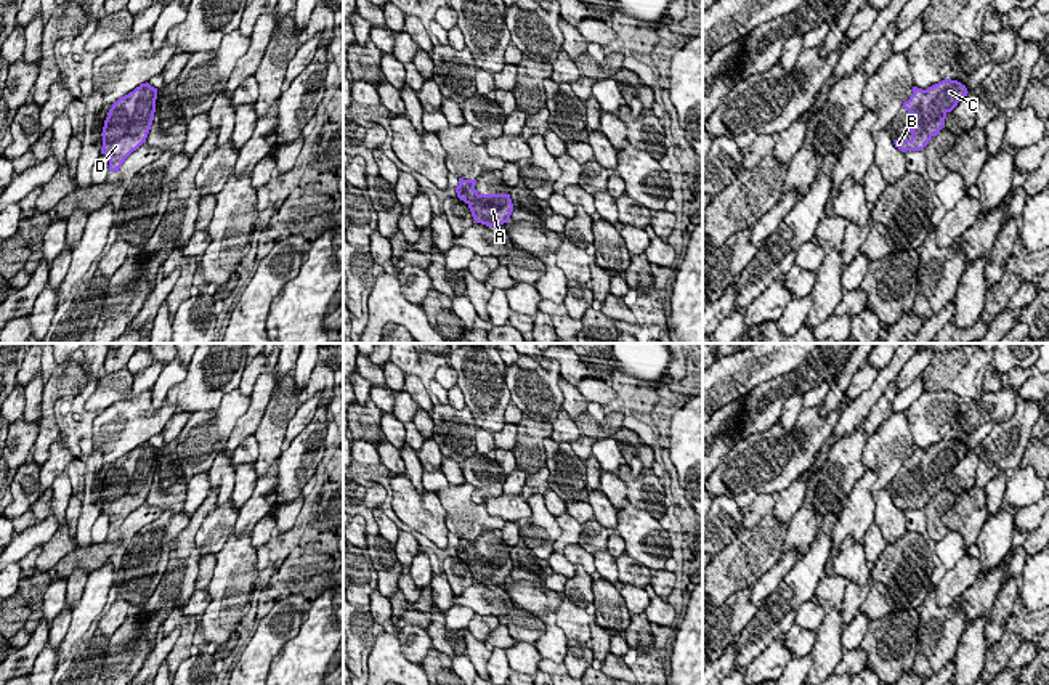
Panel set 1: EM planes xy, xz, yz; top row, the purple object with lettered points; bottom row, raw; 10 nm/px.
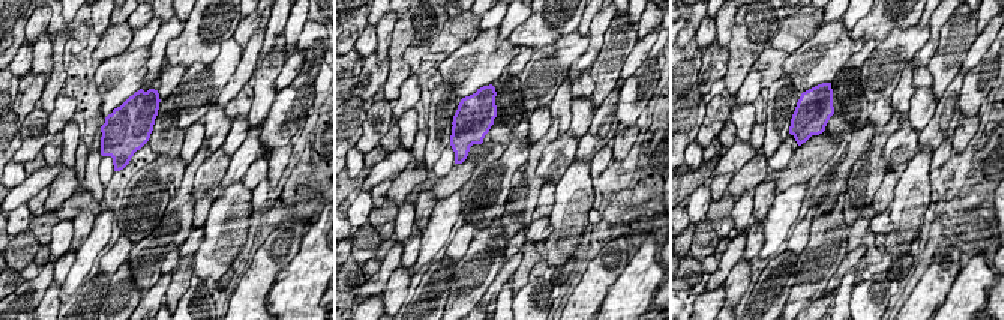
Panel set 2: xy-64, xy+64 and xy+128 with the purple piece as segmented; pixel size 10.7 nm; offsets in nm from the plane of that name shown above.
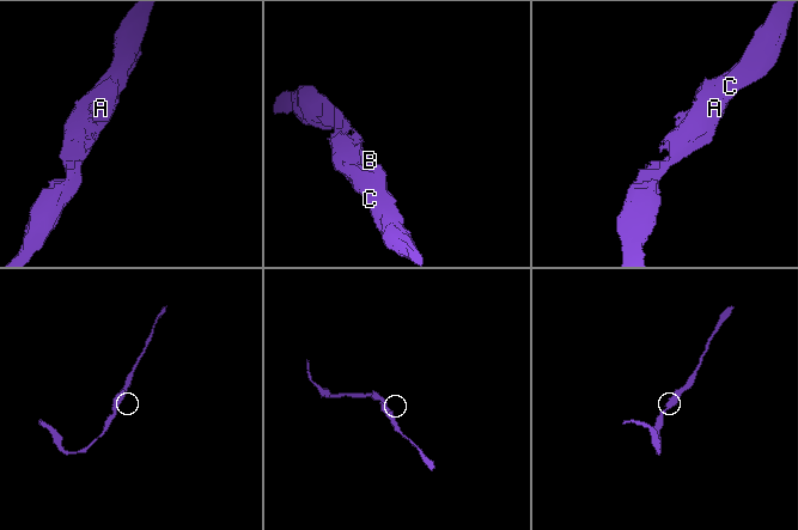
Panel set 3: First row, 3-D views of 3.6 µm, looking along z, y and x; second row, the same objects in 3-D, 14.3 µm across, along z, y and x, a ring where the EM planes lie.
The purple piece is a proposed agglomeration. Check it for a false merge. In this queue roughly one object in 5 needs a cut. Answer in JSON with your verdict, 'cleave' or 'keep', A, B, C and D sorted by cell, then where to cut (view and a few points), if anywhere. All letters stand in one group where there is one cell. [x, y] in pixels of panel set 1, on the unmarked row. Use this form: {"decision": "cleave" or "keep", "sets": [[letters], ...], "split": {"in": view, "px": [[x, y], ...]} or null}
{"decision": "keep", "sets": [["A", "B", "C", "D"]], "split": null}

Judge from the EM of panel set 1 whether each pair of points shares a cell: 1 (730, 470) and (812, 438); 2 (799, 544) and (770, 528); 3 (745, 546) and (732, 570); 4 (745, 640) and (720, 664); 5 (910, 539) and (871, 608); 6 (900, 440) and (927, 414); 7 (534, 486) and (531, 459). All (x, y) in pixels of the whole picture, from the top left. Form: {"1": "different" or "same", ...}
{"1": "same", "2": "different", "3": "same", "4": "different", "5": "same", "6": "different", "7": "same"}

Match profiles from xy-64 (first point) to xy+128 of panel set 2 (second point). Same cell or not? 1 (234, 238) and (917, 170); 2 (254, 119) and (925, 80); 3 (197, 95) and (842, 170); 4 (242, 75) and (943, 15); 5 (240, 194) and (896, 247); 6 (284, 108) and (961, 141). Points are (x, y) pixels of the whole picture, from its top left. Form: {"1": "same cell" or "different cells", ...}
{"1": "same cell", "2": "different cells", "3": "different cells", "4": "same cell", "5": "same cell", "6": "different cells"}

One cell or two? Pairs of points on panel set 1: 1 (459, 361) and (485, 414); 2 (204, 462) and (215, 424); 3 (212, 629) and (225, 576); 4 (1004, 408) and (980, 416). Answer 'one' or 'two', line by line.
1: one
2: one
3: one
4: one

